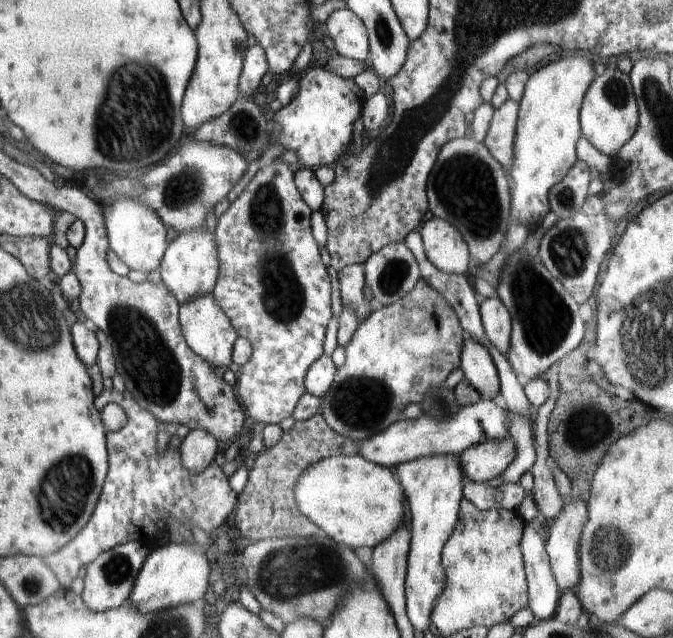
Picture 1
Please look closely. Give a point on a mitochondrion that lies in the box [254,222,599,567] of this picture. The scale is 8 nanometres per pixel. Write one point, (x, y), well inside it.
(545, 315)

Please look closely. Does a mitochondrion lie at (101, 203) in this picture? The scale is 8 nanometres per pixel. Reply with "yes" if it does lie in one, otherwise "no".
no

